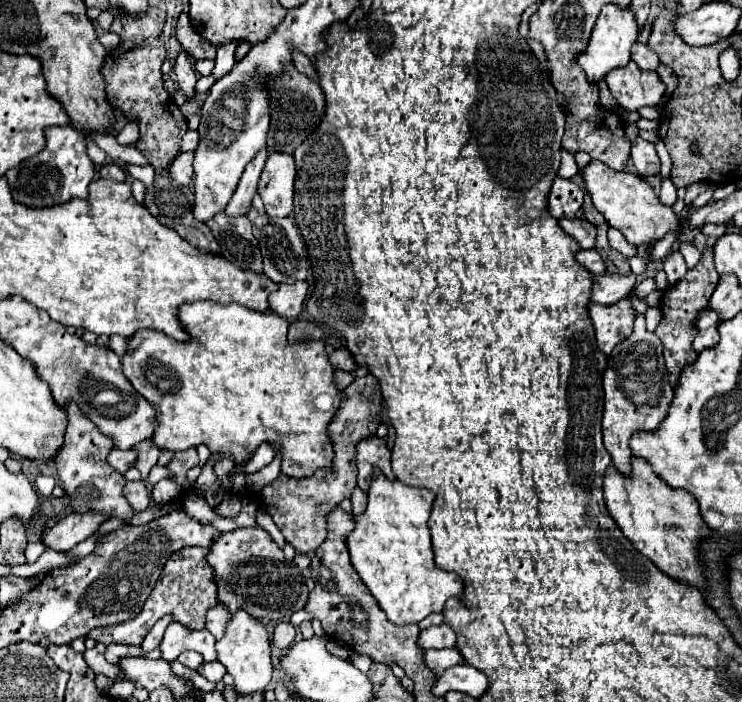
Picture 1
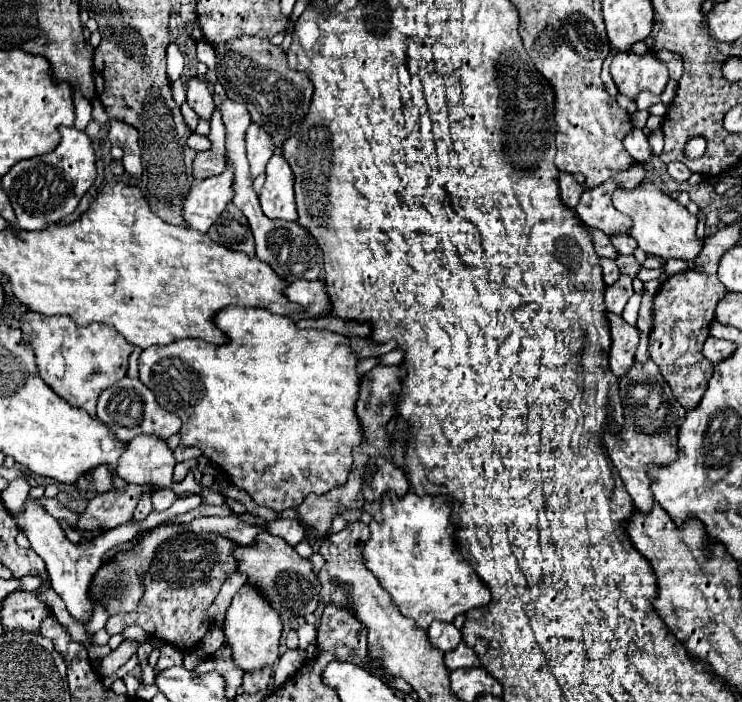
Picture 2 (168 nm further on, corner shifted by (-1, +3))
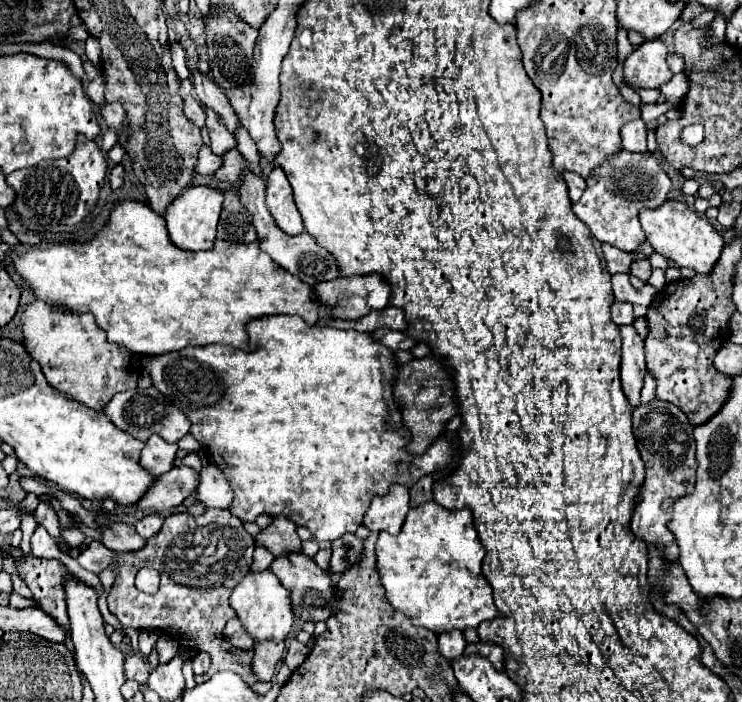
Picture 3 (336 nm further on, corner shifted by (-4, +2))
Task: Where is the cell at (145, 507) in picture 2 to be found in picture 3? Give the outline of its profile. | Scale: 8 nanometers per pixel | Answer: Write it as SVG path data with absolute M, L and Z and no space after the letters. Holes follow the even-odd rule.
M146 514L136 522L136 532L146 540L152 538L160 528L162 528L162 518L158 514Z

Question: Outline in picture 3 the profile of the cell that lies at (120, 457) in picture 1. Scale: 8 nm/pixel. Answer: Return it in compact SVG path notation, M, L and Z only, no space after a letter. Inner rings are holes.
M154 434L148 438L148 442L140 454L140 464L152 476L162 476L174 468L176 450L178 450L176 444L170 444L166 440L162 440L158 434Z

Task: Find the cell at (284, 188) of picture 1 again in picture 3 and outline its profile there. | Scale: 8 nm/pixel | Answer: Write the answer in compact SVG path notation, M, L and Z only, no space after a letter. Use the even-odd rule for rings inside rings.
M274 168L266 178L266 206L280 230L286 234L304 232L300 212L294 204L294 192L282 168Z

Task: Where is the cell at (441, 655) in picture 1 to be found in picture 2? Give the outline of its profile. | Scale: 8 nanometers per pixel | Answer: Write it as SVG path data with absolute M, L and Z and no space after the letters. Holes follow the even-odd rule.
M461 641L459 647L455 647L455 651L445 653L445 665L449 667L449 671L455 671L459 667L479 667L481 661L477 653L467 643Z

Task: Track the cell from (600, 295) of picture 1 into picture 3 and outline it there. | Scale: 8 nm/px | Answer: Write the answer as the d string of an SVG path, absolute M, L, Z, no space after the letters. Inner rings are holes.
M614 302L612 304L612 320L620 326L620 324L632 324L634 316L632 316L632 304L622 304L622 302Z

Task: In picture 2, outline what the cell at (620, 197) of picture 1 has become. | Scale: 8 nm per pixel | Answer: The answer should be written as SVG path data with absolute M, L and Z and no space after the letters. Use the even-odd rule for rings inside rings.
M643 183L635 191L619 191L615 195L615 207L633 219L631 237L639 243L639 247L653 257L659 259L683 259L693 261L701 253L701 241L695 235L695 215L691 215L681 203L665 195L653 183Z

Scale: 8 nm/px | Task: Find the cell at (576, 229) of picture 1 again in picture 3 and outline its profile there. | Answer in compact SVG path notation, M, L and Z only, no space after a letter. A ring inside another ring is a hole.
M602 244L602 252L604 252L604 258L606 258L606 266L608 266L608 272L610 274L616 274L616 272L628 272L630 264L632 264L632 256L628 252L622 252L610 244Z

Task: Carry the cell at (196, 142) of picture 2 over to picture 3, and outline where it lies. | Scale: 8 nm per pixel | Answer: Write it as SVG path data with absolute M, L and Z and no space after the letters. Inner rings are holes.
M208 146L200 148L200 160L198 160L198 174L214 174L220 168L220 156L216 156Z

